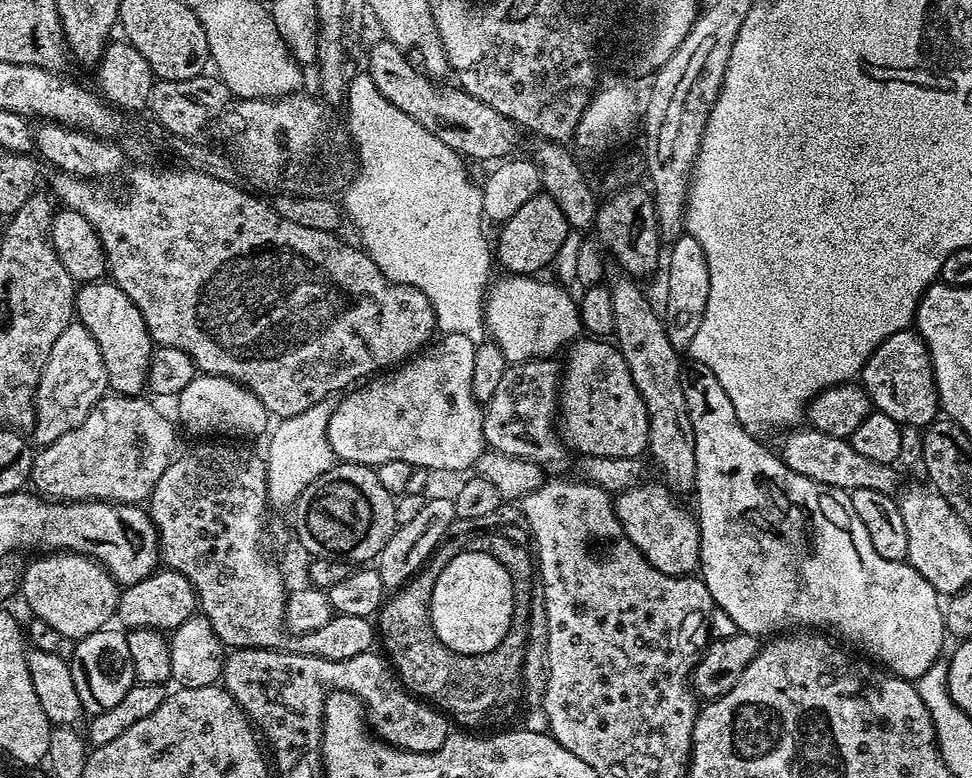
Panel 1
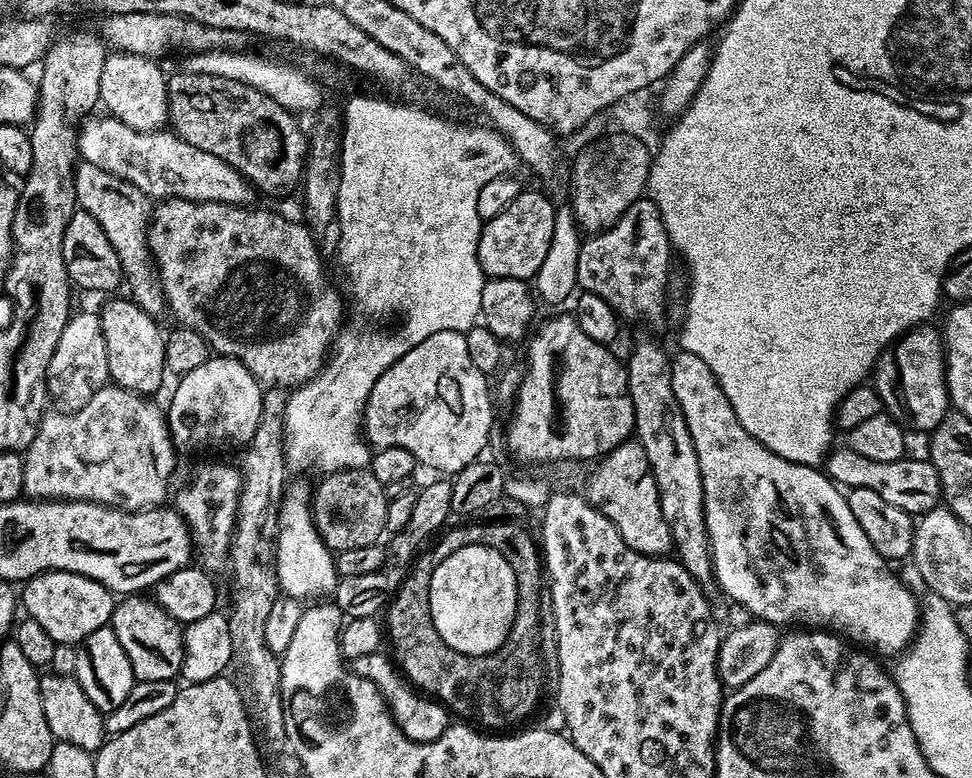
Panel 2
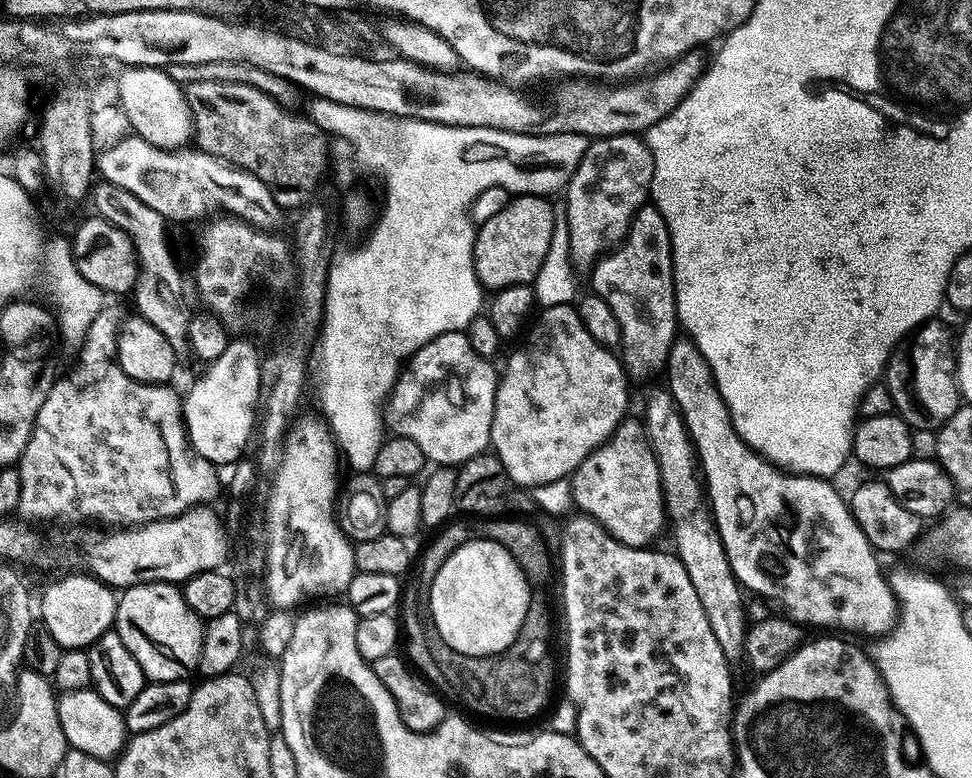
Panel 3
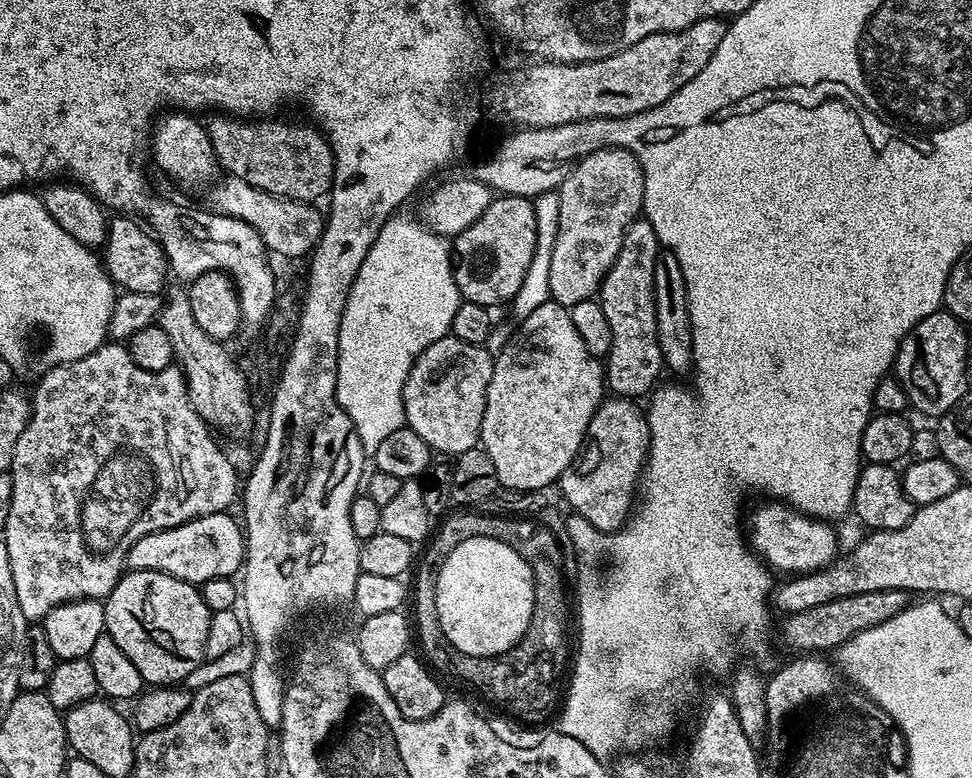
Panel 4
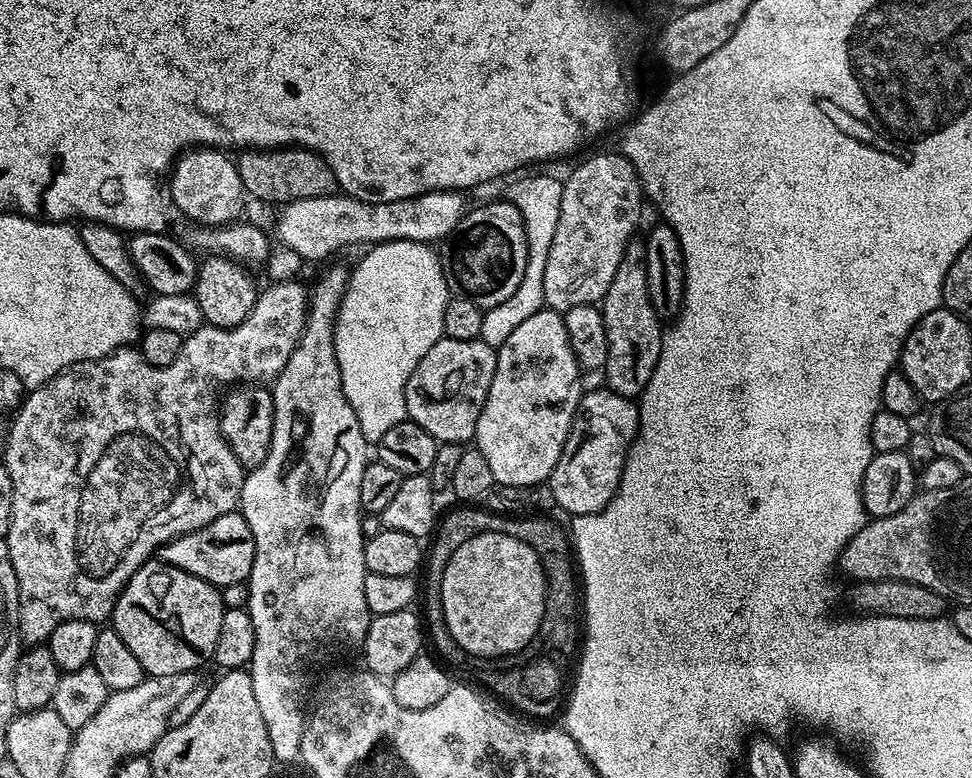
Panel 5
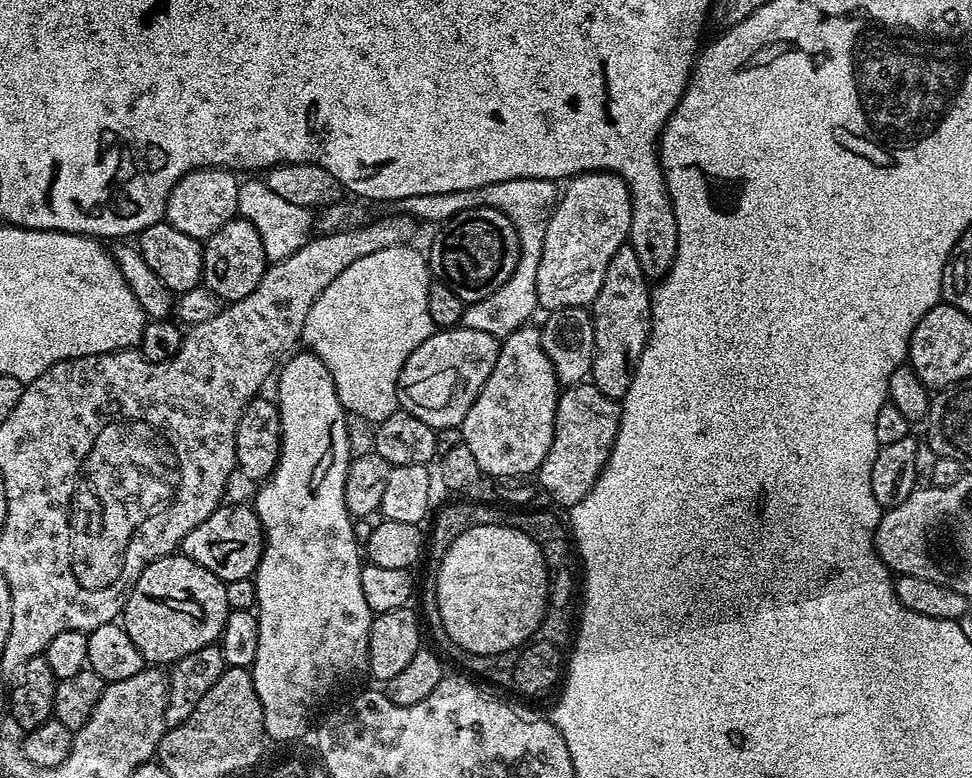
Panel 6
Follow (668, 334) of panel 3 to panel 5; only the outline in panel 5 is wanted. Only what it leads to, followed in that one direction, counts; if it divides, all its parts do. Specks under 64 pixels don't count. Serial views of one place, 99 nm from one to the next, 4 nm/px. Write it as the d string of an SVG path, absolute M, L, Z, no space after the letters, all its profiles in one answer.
M634 238L626 246L622 262L618 262L618 270L614 273L614 282L610 282L610 290L606 290L604 295L602 311L608 343L602 376L608 379L605 381L612 391L629 398L639 397L646 382L650 382L650 374L654 374L662 339L662 321L657 316L648 293L643 239Z

